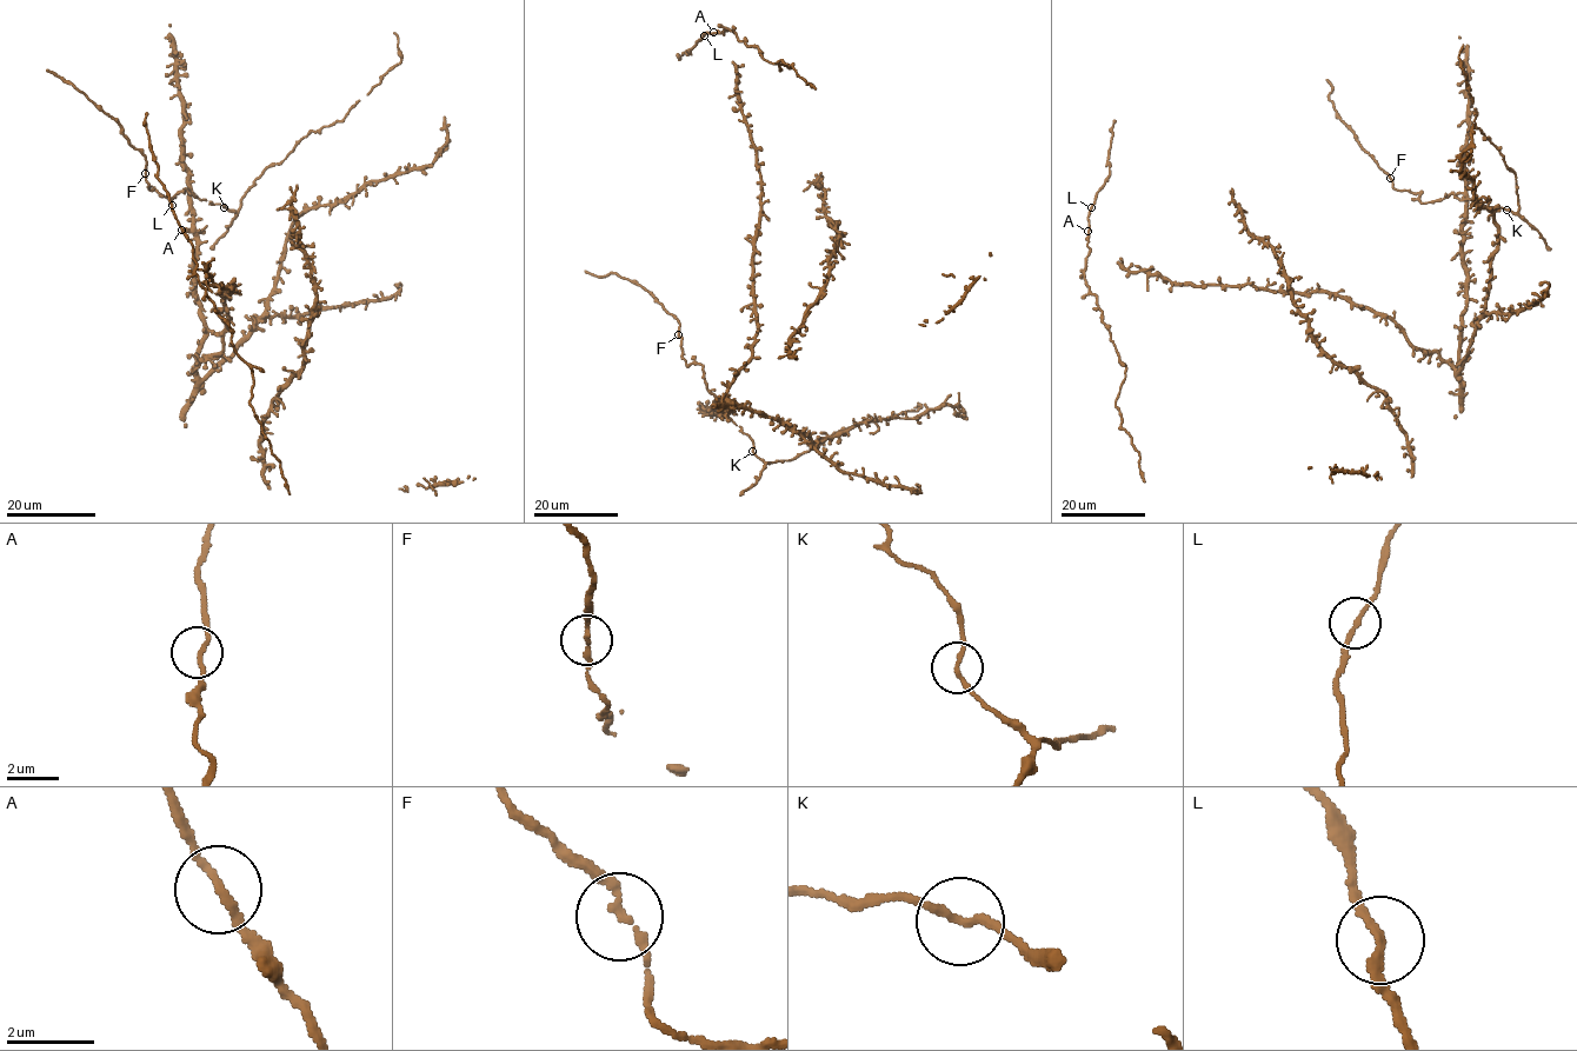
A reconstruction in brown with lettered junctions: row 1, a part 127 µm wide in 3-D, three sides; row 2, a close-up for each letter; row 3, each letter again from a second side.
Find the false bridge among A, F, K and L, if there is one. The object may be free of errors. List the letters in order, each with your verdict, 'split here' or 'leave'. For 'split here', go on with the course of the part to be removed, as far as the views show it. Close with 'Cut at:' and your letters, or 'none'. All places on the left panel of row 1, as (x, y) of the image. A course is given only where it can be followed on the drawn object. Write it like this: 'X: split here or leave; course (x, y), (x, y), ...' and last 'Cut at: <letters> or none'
A: leave
F: leave
K: leave
L: leave
Cut at: none

